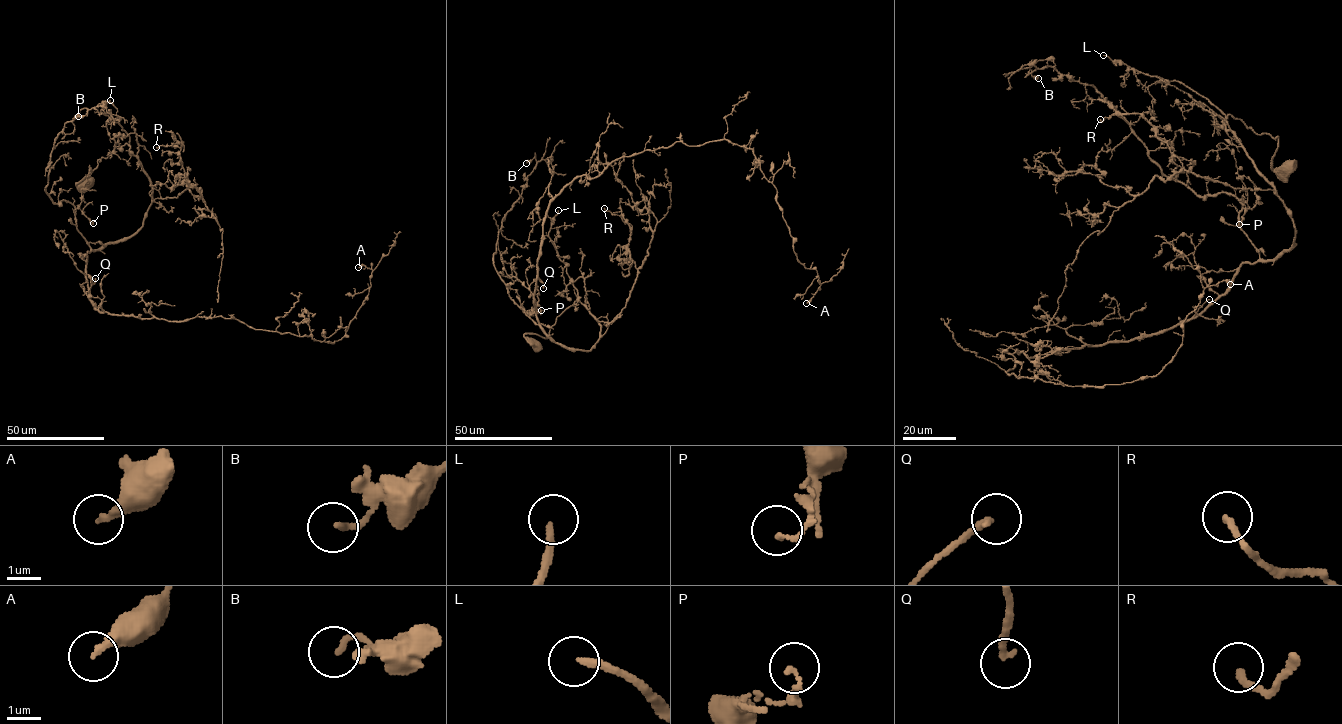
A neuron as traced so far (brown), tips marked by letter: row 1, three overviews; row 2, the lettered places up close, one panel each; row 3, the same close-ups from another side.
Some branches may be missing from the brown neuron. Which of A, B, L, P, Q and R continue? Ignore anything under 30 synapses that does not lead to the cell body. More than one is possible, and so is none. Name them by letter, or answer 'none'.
Q

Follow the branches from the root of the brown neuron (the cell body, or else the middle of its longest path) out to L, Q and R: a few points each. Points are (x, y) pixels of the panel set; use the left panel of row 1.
L: (88, 182), (76, 183), (99, 159), (129, 145), (119, 121), (101, 111), (110, 100)
Q: (88, 182), (76, 183), (126, 143), (152, 188), (136, 232), (87, 252), (89, 291), (95, 278)
R: (88, 182), (76, 183), (126, 143), (149, 177), (152, 198), (176, 198), (190, 185), (183, 143), (156, 147)

